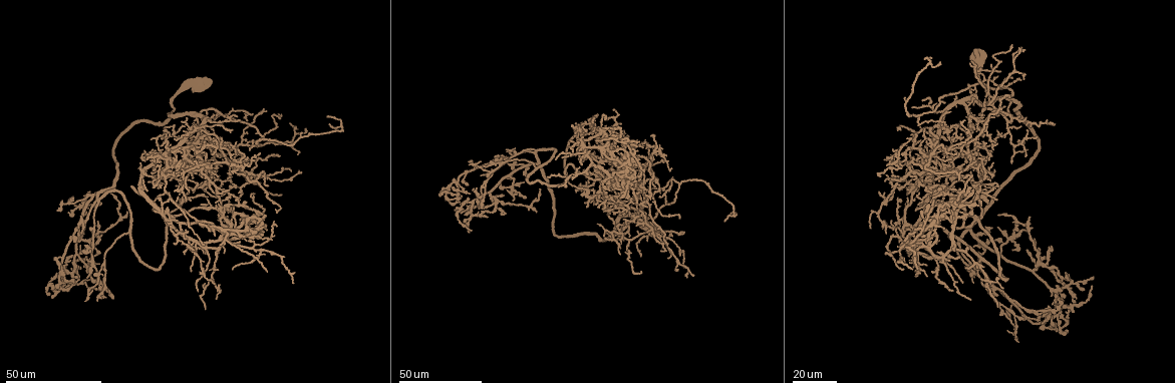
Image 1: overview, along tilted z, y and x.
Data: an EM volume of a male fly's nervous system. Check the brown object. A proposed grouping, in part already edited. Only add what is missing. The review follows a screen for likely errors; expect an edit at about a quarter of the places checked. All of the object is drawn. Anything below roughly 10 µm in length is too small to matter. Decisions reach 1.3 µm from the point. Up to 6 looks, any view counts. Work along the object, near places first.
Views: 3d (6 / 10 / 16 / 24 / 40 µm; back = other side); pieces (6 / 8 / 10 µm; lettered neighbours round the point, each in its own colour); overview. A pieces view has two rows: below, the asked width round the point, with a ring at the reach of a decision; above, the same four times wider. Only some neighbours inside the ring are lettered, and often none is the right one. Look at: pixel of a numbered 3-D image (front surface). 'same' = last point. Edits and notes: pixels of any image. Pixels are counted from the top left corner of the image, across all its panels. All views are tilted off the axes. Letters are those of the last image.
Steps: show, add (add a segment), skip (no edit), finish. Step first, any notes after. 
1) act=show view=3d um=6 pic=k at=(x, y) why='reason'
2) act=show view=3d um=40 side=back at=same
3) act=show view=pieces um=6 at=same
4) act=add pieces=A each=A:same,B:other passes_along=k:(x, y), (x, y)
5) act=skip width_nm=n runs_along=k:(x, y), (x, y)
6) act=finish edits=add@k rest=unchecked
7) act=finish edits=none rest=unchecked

act=show view=3d um=40 pic=1 at=(958, 258) why='an open end'

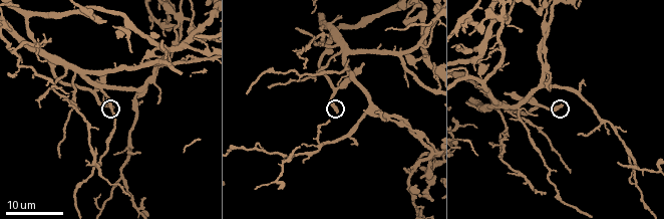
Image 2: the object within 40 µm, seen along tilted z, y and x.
act=show view=3d um=6 pic=2 at=(338, 112)

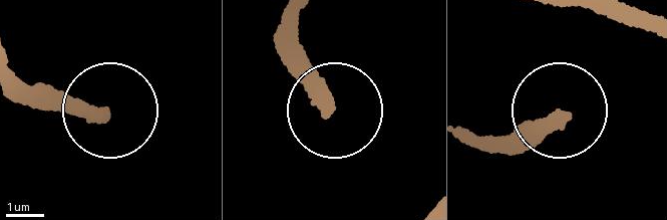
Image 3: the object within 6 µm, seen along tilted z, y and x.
act=show view=pieces um=8 pic=3 at=(101, 115)

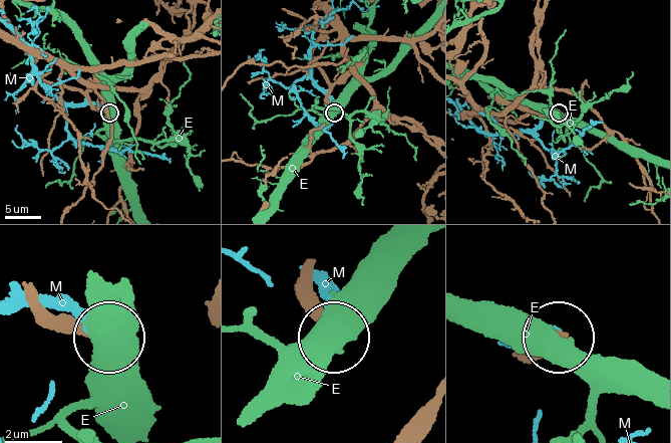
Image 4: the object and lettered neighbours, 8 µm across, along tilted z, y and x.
act=skip each=E:other,M:other found='no lettered segment goes on from it'

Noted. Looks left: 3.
act=show view=3d um=24 pic=1 at=(191, 200) why='branch stops here'

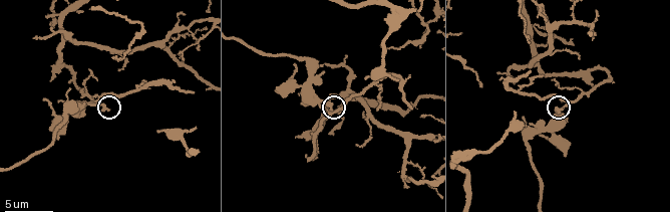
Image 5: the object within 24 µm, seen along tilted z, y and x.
act=show view=pieces um=8 pic=5 at=(560, 110)

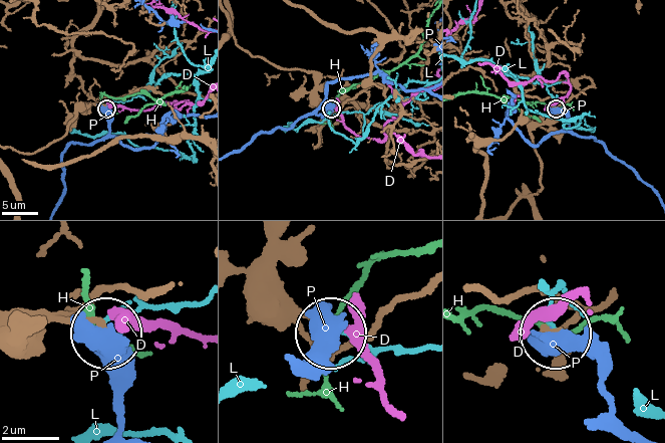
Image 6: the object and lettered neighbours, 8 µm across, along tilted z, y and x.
act=skip each=D:other,H:other,L:other,P:other found='none of them fits'

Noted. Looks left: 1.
act=finish edits=none rest=unchecked

